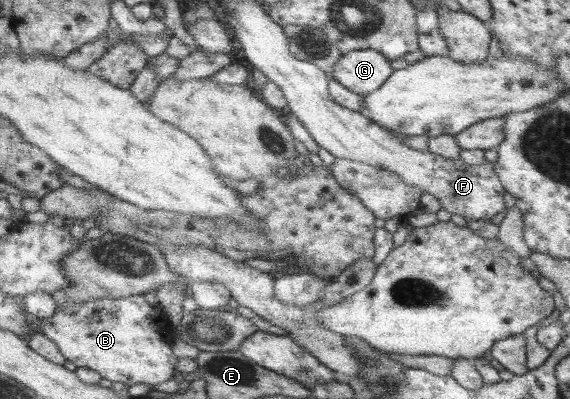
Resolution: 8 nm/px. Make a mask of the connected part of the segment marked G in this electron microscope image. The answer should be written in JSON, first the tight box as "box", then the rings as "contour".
{"box":[330,49,392,94],"contour":[[[376,49],[346,51],[330,78],[356,94],[372,94],[392,75],[390,62]]]}

